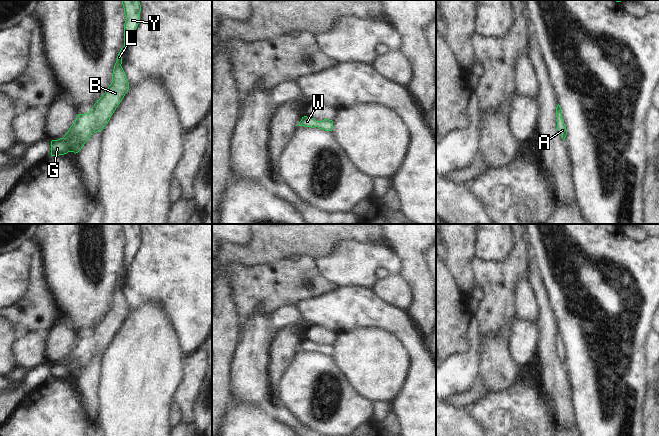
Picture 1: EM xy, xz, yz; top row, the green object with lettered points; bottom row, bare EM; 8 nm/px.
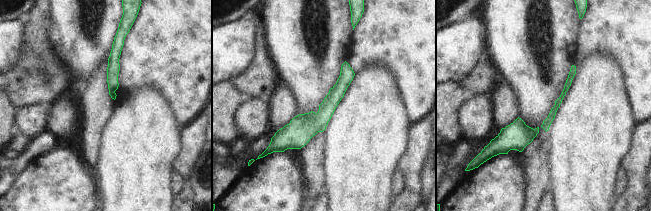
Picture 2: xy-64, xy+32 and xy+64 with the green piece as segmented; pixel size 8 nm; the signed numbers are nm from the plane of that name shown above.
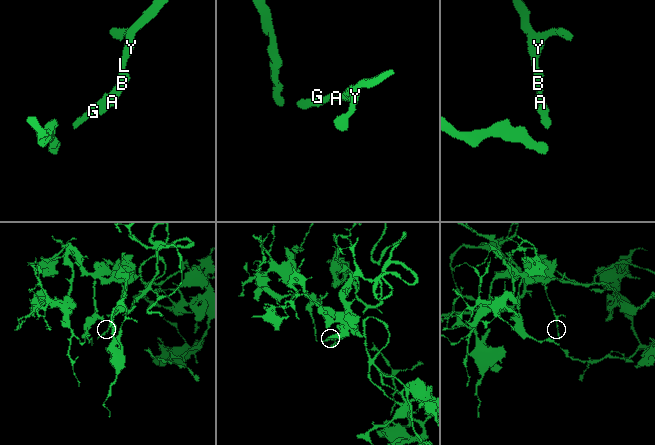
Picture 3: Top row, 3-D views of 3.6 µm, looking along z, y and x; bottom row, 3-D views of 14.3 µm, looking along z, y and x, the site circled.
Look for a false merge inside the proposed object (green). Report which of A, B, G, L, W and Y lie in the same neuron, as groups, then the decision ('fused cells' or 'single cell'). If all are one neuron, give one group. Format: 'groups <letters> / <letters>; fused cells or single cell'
groups A B G L W Y; single cell

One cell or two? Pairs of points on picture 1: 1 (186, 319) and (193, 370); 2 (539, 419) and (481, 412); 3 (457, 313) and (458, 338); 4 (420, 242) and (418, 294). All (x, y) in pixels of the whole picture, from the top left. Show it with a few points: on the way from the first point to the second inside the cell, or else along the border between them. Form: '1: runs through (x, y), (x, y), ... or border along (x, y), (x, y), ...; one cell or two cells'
1: border along (201, 344), (190, 354), (184, 356); two cells
2: runs through (525, 412), (495, 412); one cell
3: runs through (457, 319), (457, 332); one cell
4: runs through (418, 255), (418, 281); one cell

